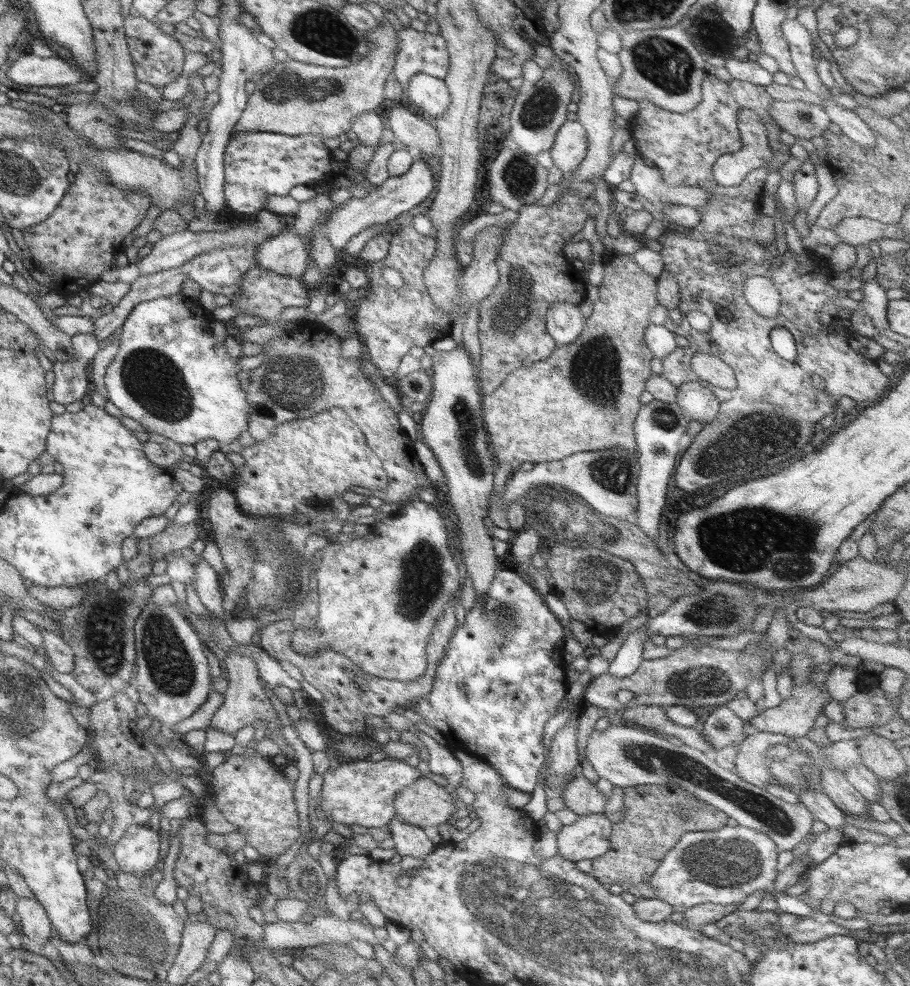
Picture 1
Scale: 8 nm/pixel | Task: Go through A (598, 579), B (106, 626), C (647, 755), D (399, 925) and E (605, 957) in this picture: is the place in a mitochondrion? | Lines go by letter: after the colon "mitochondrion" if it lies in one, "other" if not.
A: mitochondrion
B: mitochondrion
C: mitochondrion
D: other
E: mitochondrion

